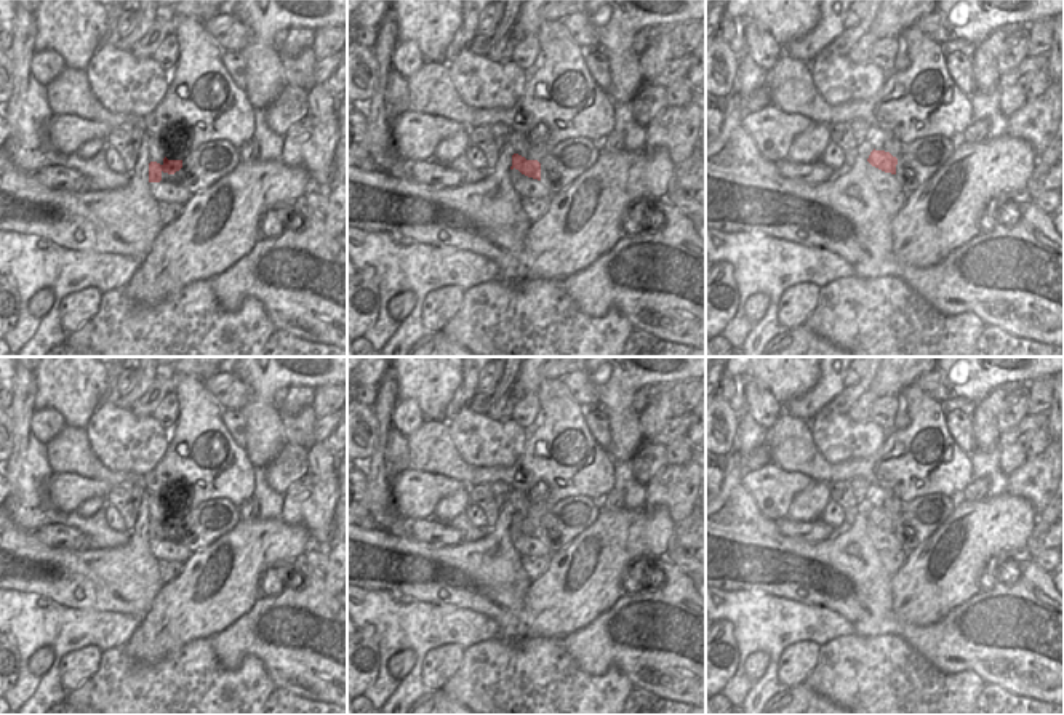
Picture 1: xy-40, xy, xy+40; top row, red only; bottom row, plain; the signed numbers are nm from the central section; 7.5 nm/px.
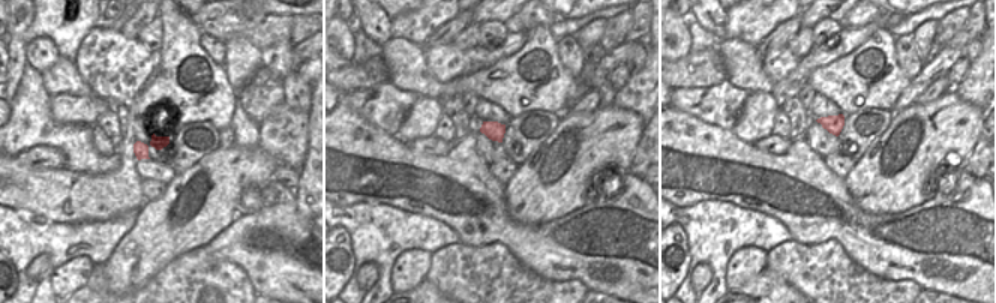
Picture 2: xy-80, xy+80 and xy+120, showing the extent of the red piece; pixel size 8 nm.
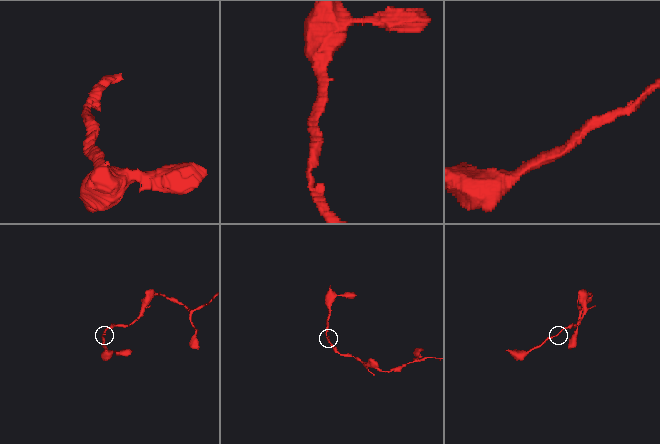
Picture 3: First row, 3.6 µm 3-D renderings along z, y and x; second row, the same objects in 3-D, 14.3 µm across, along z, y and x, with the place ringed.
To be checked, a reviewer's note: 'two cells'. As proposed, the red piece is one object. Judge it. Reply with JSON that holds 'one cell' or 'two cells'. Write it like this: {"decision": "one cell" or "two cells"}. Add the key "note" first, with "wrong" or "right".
{"note": "wrong", "decision": "one cell"}

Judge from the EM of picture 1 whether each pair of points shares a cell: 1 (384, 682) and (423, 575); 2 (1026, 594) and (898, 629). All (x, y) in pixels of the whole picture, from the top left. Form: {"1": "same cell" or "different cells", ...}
{"1": "different cells", "2": "same cell"}

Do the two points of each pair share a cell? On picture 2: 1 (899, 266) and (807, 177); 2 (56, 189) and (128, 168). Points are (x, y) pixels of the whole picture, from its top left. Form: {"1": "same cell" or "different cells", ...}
{"1": "same cell", "2": "same cell"}

